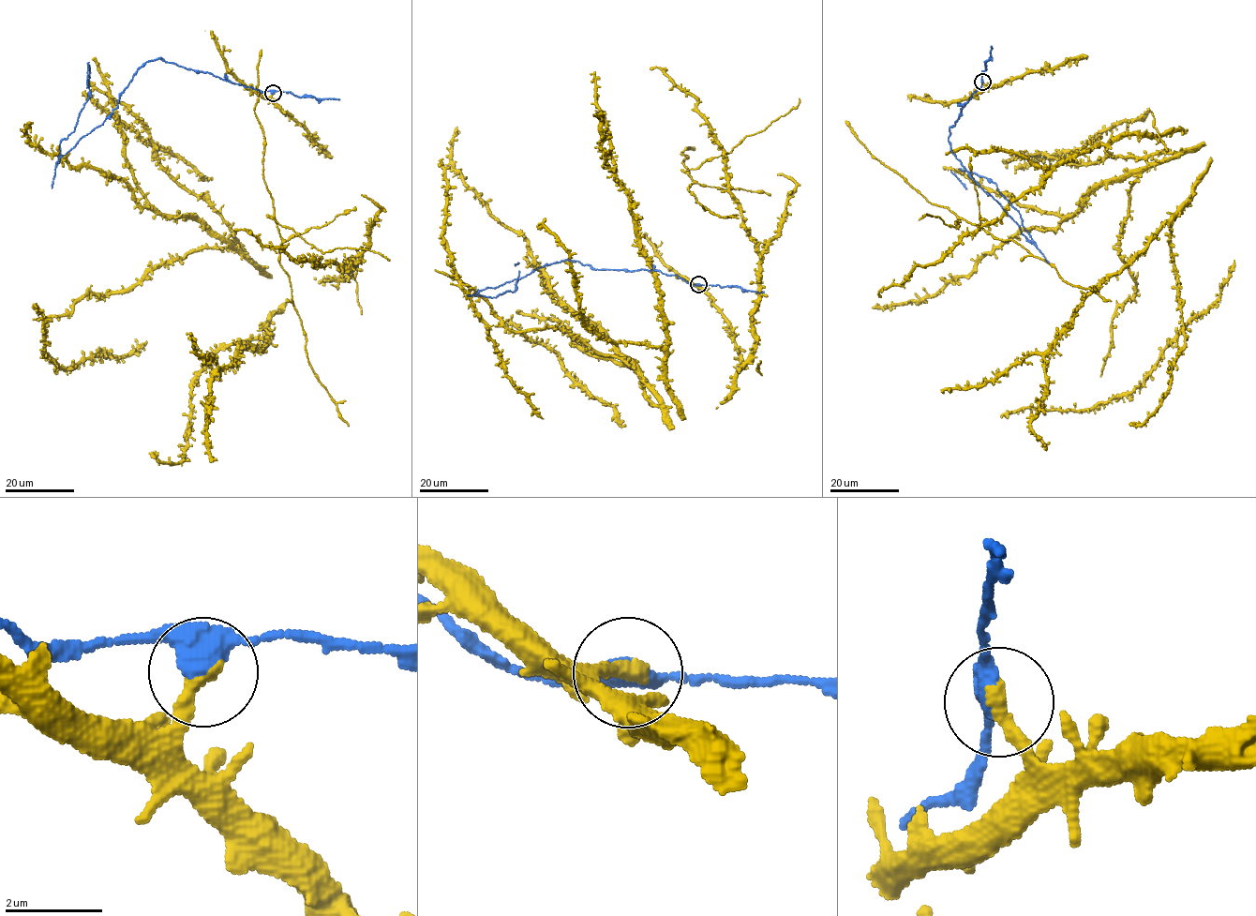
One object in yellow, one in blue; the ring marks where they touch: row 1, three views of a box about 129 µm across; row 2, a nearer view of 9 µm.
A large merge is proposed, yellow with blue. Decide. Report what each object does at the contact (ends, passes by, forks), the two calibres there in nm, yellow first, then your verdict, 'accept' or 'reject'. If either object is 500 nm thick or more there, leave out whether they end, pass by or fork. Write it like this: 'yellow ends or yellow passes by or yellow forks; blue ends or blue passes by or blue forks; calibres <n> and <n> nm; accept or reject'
yellow ends; blue passes by; calibres 320 and 420 nm; reject

